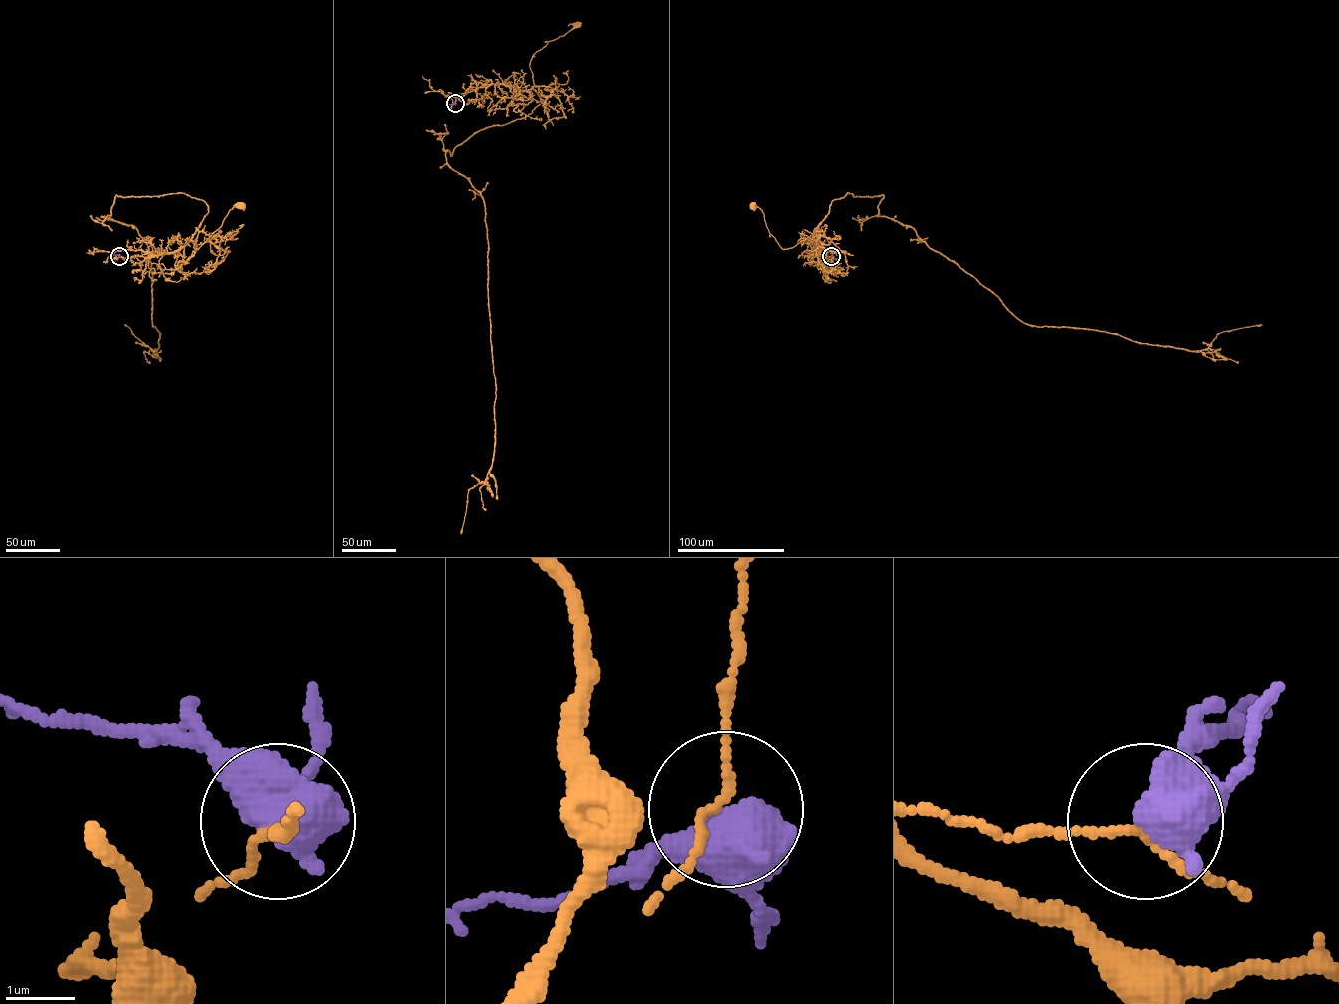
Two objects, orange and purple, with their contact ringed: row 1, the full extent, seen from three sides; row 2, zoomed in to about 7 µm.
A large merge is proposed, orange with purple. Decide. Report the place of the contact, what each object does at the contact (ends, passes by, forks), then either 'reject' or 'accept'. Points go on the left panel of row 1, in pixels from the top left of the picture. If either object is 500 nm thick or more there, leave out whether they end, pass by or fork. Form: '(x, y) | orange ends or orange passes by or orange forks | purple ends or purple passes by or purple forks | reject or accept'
(119, 256) | reject

